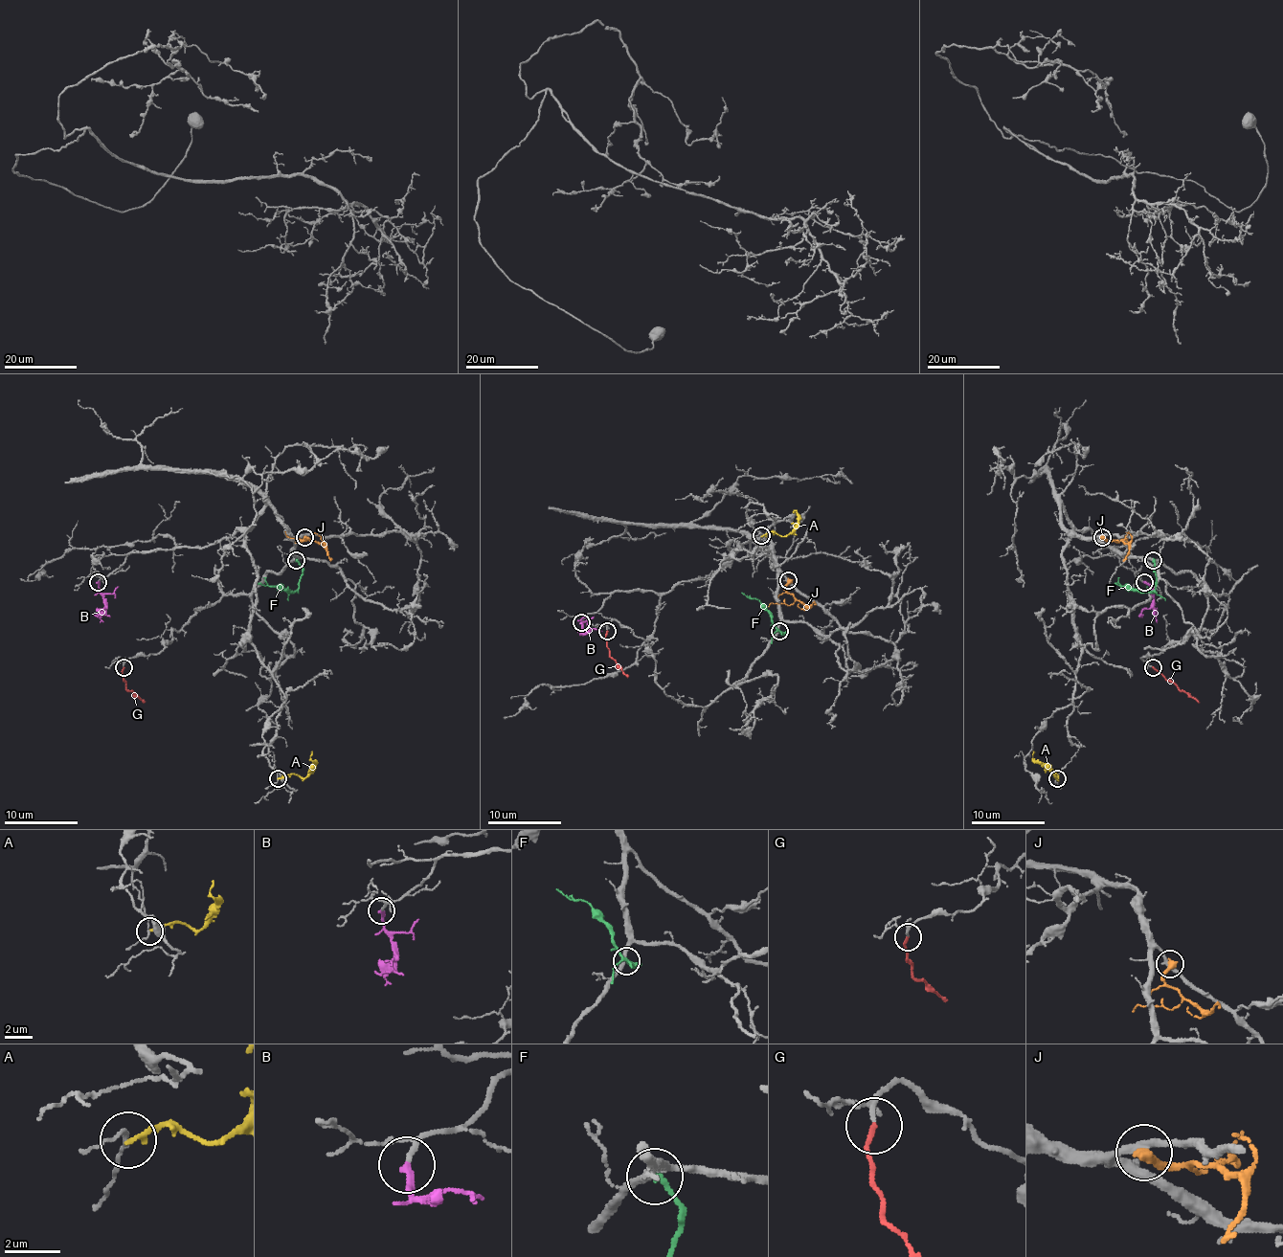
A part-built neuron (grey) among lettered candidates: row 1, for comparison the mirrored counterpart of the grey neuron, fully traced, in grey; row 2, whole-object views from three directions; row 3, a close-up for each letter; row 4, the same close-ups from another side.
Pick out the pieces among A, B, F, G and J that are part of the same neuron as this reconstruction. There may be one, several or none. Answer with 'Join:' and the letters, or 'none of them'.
Join: B, G

